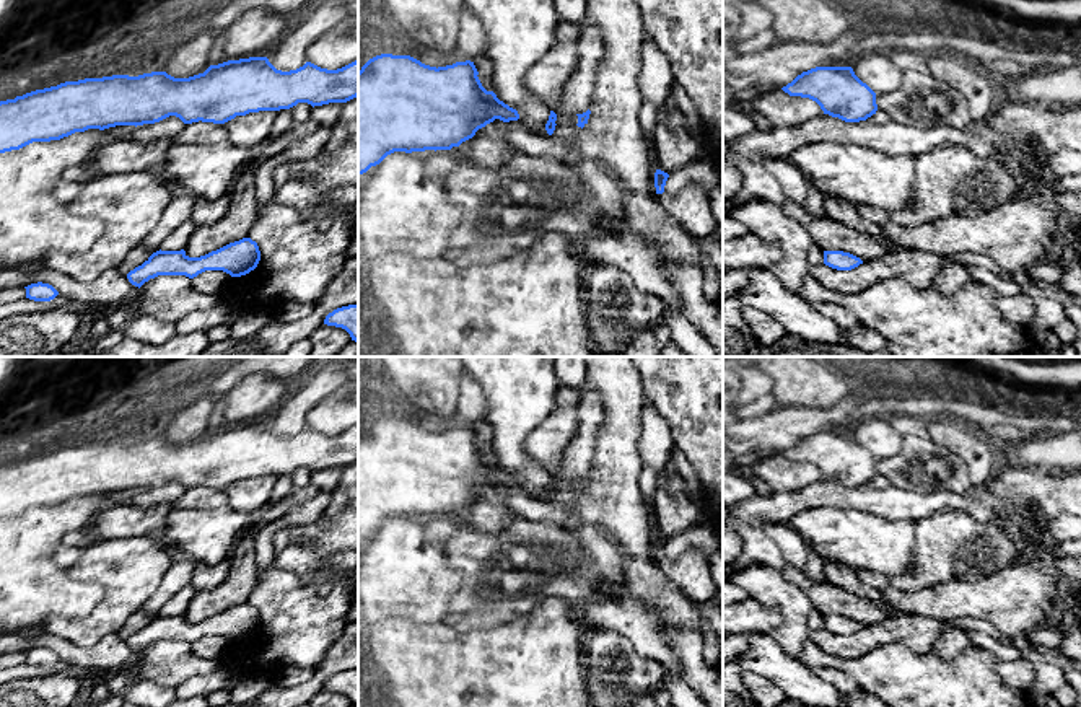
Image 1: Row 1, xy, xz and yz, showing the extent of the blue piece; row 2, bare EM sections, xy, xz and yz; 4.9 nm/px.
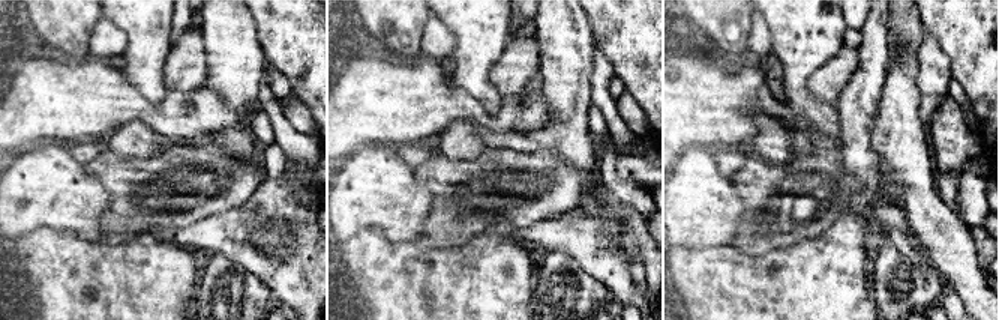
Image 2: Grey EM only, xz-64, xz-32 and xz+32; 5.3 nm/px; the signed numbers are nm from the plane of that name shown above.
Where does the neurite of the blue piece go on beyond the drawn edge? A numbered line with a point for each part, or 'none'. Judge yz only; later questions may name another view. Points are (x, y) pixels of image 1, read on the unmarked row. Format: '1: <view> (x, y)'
none

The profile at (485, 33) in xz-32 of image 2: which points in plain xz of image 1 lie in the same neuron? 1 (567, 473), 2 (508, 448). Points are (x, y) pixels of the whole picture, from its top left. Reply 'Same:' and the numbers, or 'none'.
Same: 2

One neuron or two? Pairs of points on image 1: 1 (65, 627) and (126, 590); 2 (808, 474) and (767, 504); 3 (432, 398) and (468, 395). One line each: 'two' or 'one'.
1: one
2: two
3: two

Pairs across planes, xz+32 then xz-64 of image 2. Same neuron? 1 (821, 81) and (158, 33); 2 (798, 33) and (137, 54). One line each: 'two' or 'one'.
1: two
2: one

